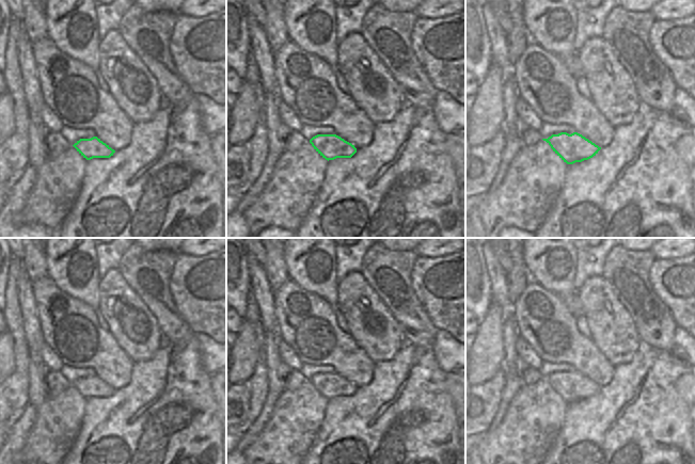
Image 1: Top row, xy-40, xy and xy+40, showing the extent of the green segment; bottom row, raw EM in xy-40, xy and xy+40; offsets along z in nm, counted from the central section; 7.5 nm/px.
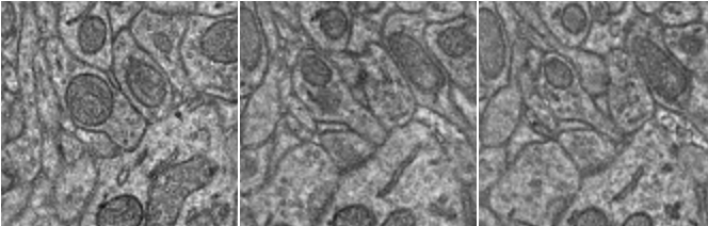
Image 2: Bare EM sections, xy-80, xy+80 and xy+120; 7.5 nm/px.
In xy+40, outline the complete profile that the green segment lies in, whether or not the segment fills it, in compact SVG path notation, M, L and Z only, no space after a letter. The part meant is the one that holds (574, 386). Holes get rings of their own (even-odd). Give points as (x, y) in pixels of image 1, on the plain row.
M578 371L552 373L546 380L553 390L567 403L582 401L596 395L601 388L598 384Z

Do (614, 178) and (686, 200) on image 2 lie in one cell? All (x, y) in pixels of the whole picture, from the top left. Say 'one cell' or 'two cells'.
one cell

